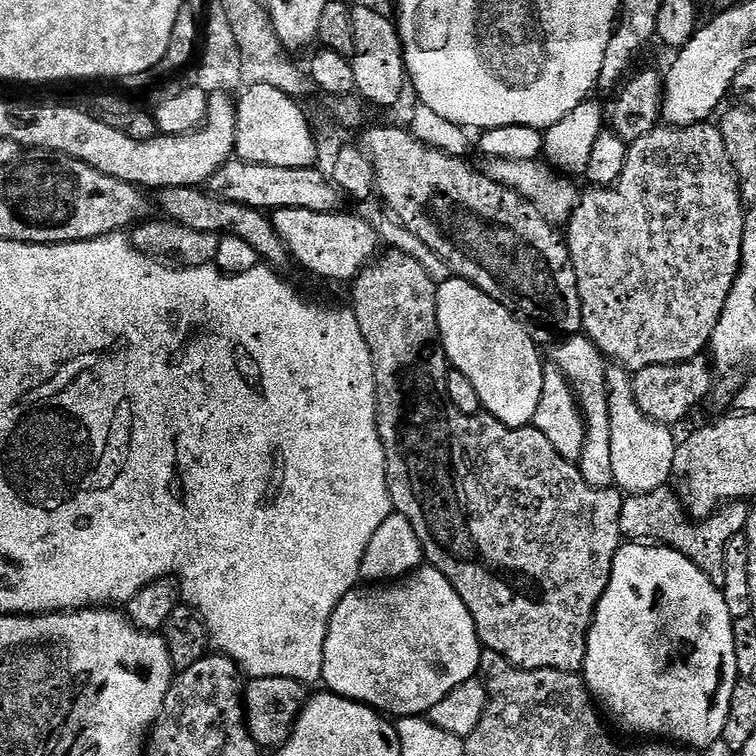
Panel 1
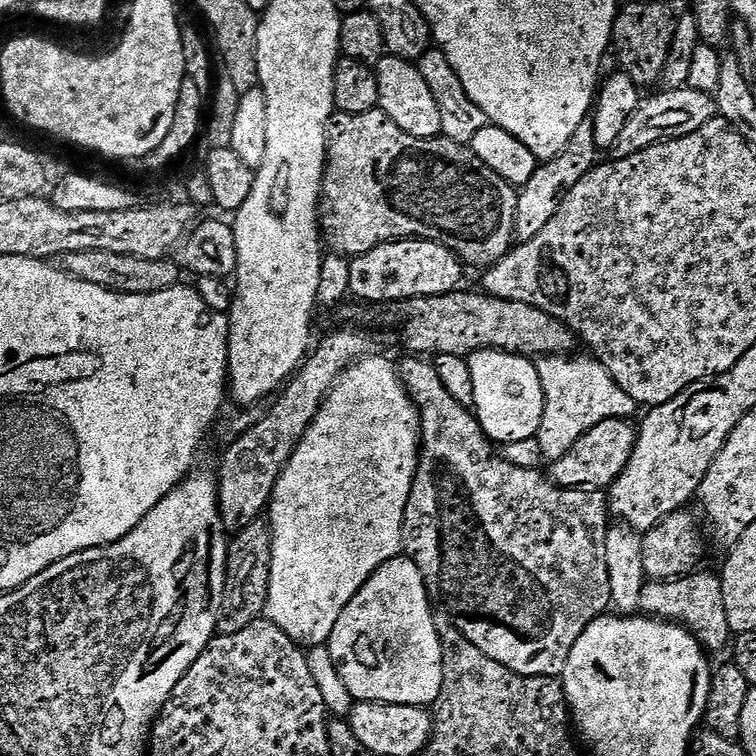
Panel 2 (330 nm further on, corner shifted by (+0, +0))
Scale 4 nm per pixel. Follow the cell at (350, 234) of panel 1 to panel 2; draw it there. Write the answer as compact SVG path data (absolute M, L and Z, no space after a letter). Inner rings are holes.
M393 240L355 257L351 263L349 293L379 306L455 292L461 287L460 275L466 272L465 265L449 248L433 240Z

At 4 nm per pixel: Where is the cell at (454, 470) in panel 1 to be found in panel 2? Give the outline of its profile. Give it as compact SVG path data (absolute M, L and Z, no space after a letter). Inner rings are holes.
M416 354L405 355L404 361L399 361L398 371L404 389L412 399L416 413L420 416L420 460L416 463L416 476L412 479L410 498L406 502L404 515L404 550L403 555L418 566L424 579L424 585L435 607L441 613L449 615L454 626L465 635L470 643L482 650L486 657L500 662L506 669L524 676L563 677L564 667L570 658L570 650L578 638L599 616L609 611L611 600L610 577L606 568L606 544L610 529L610 504L605 493L600 490L585 490L582 488L559 488L547 475L540 470L520 468L511 459L492 452L493 441L482 430L480 421L469 409L464 408L442 386L442 378L438 378L438 370L431 359L421 358Z

